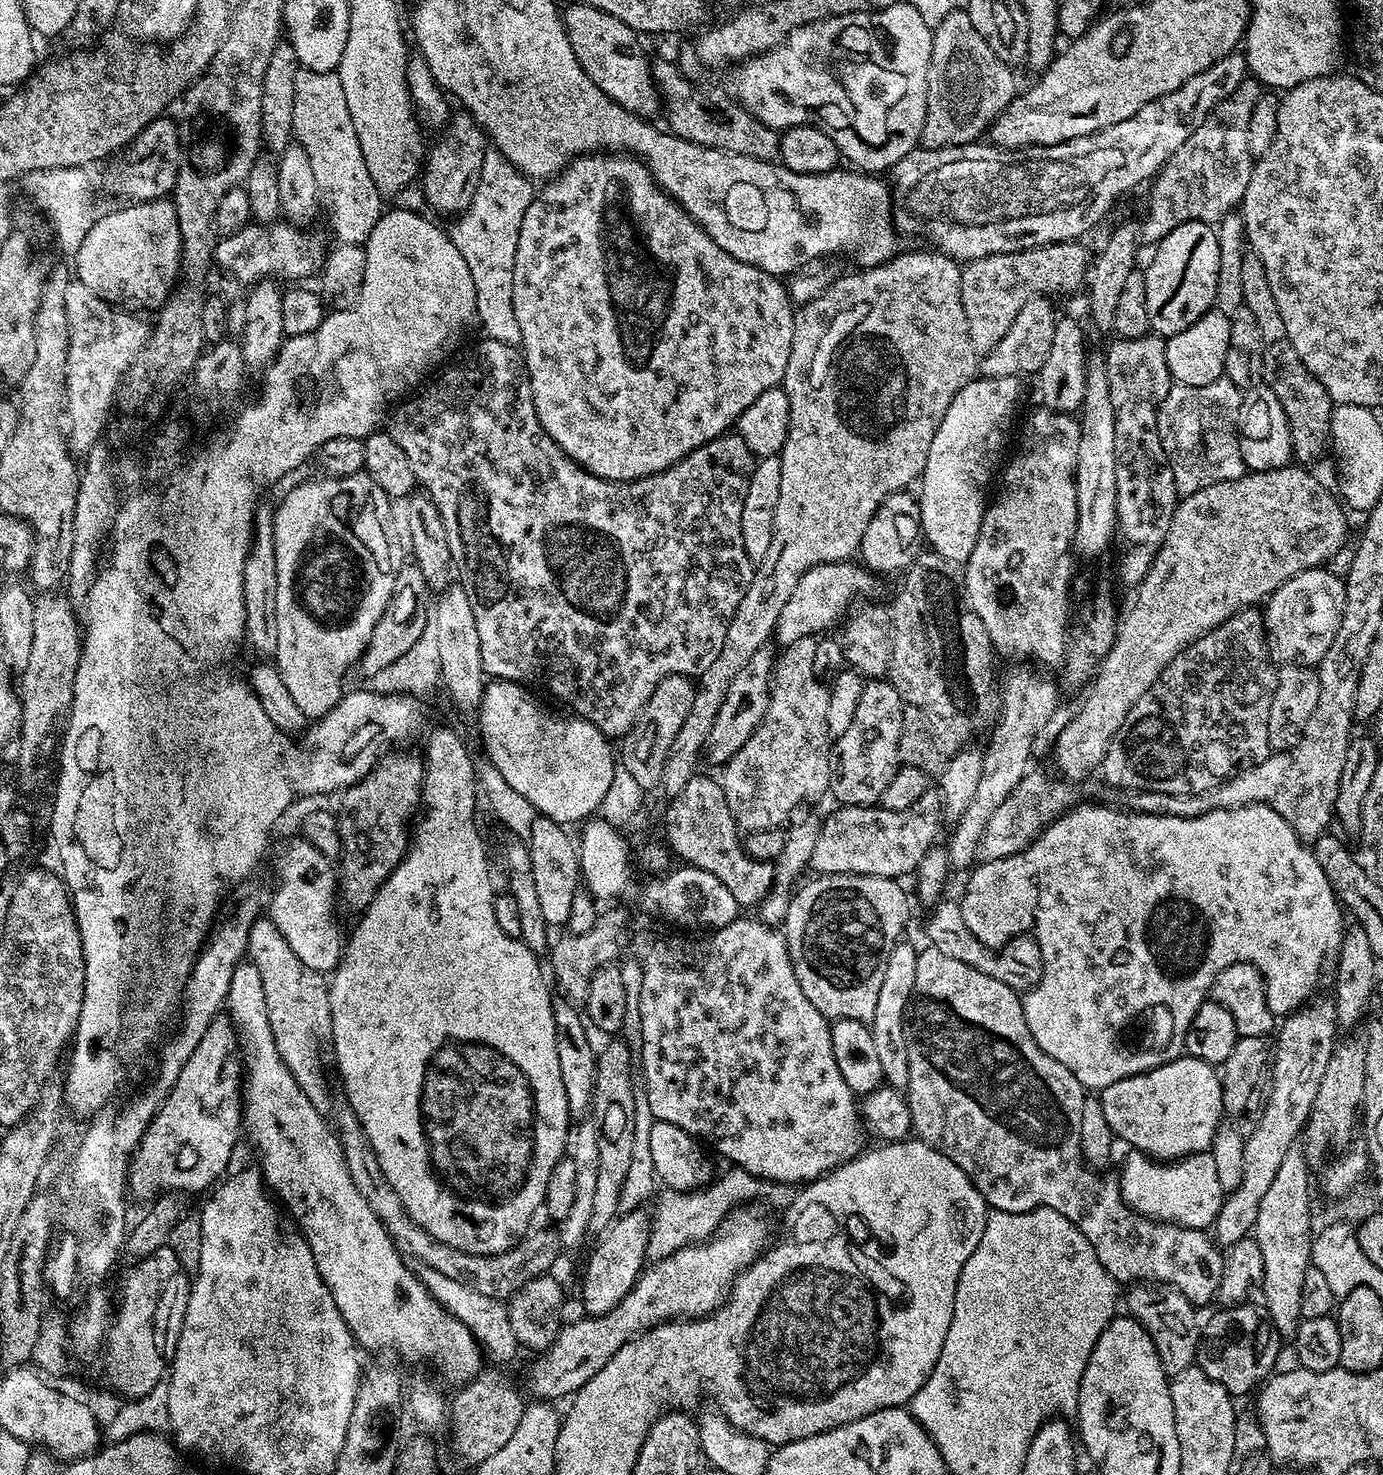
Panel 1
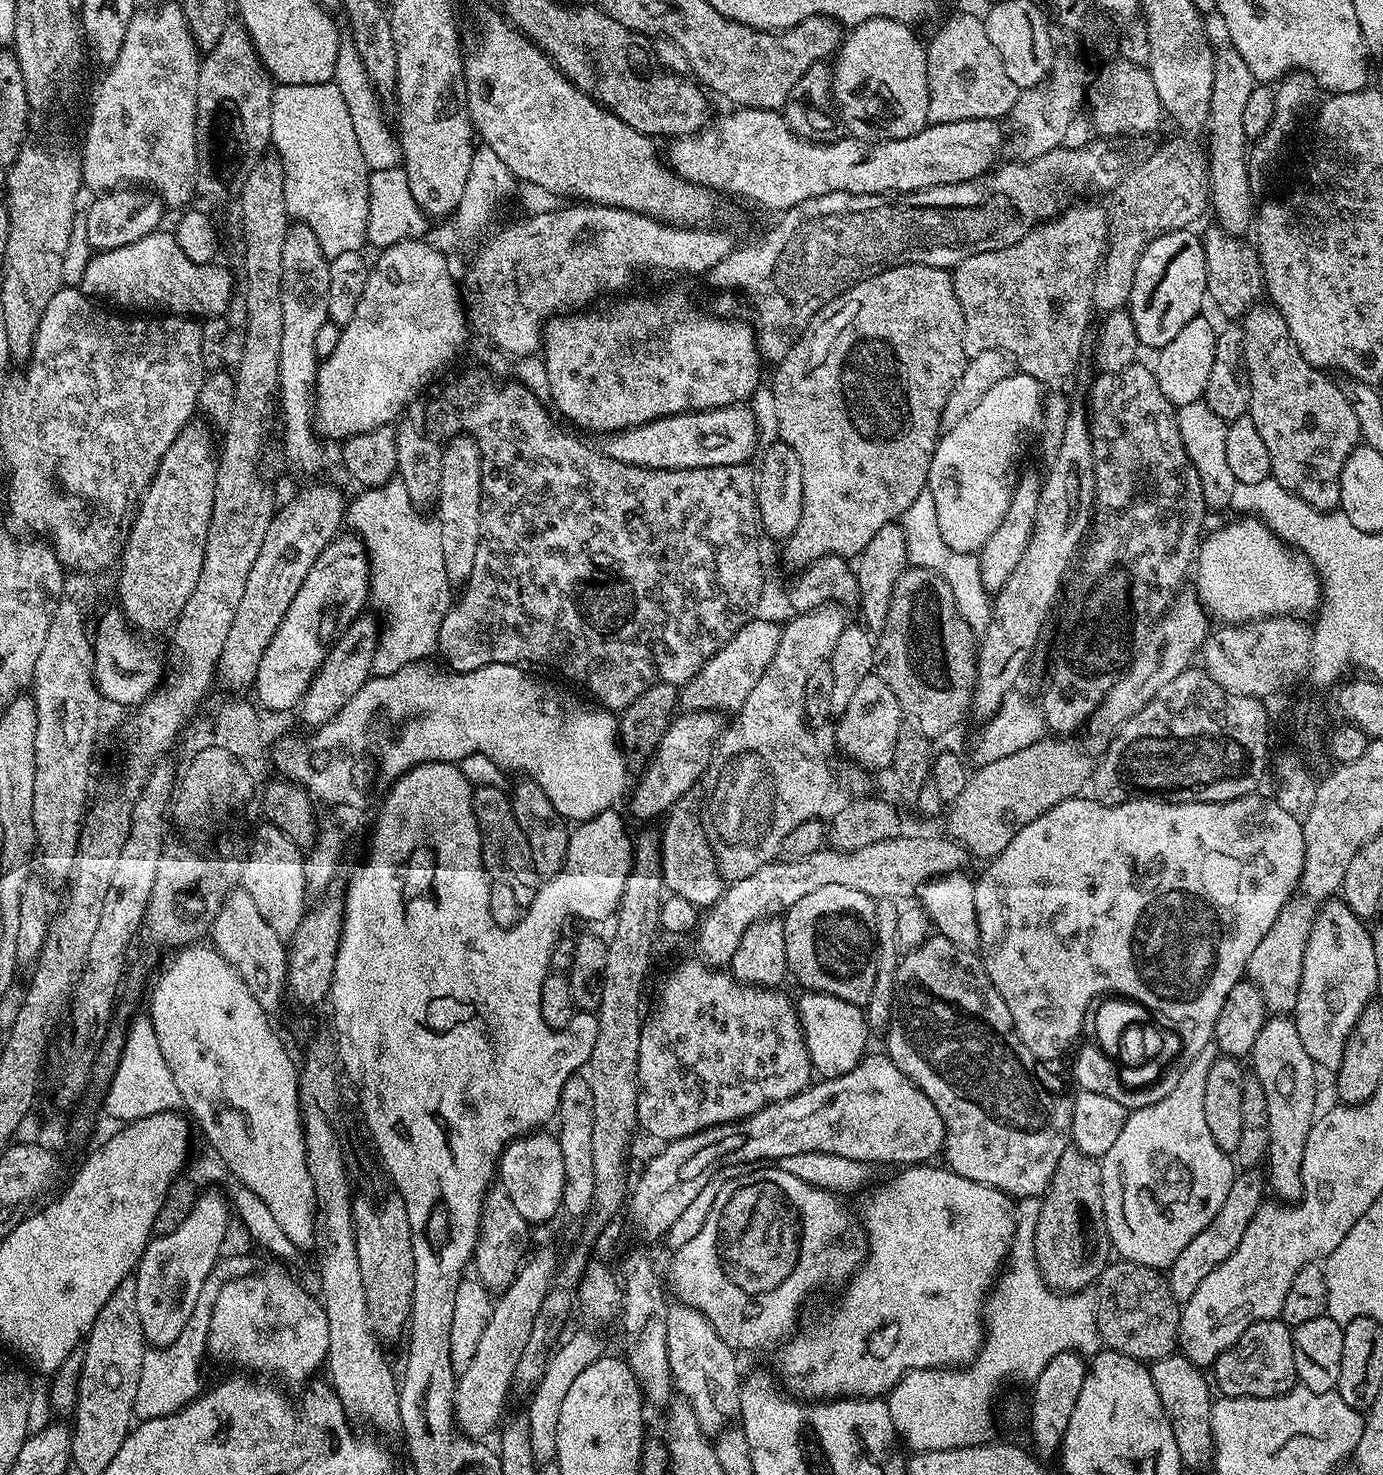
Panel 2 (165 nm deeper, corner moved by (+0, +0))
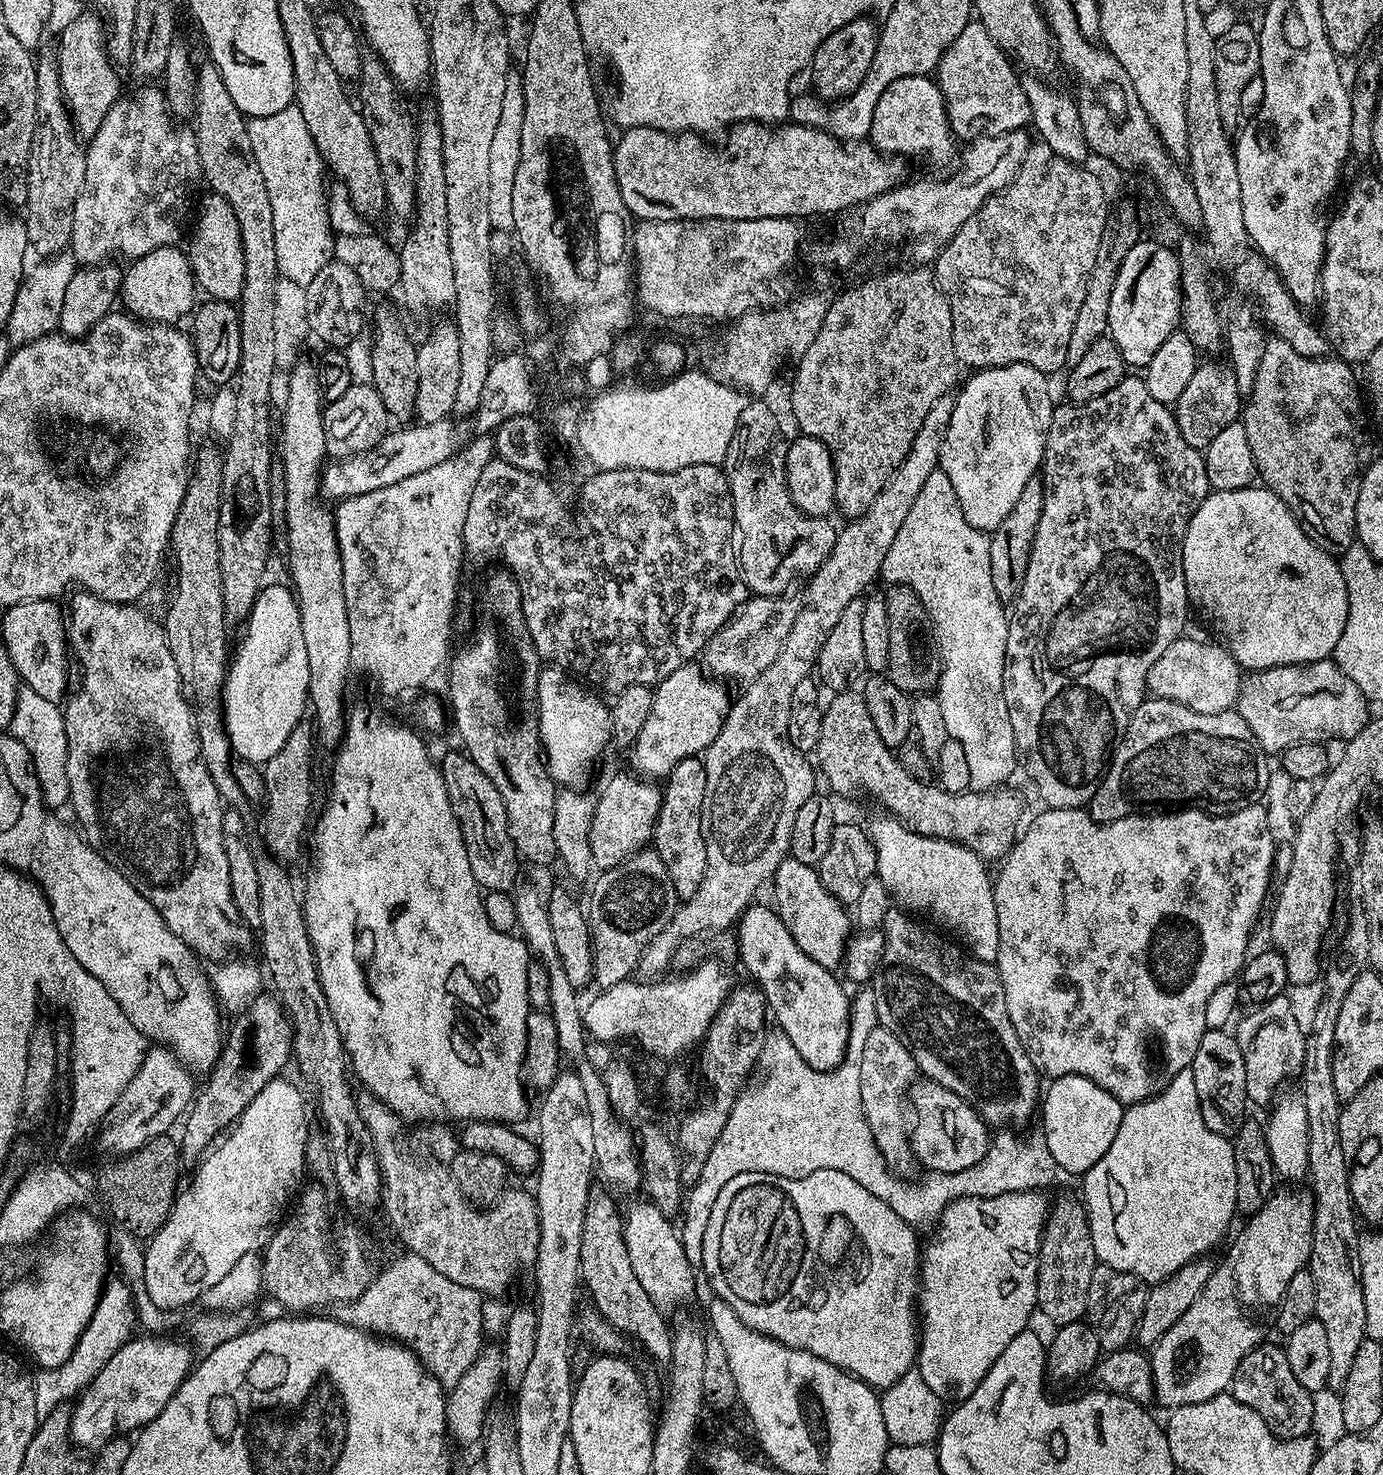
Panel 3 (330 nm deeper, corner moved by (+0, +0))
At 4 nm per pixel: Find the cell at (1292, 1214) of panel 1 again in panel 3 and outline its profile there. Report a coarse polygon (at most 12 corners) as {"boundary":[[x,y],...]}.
{"boundary":[[1287,995],[1234,1028],[1246,1094],[1271,1105],[1299,1077],[1305,1029]]}

